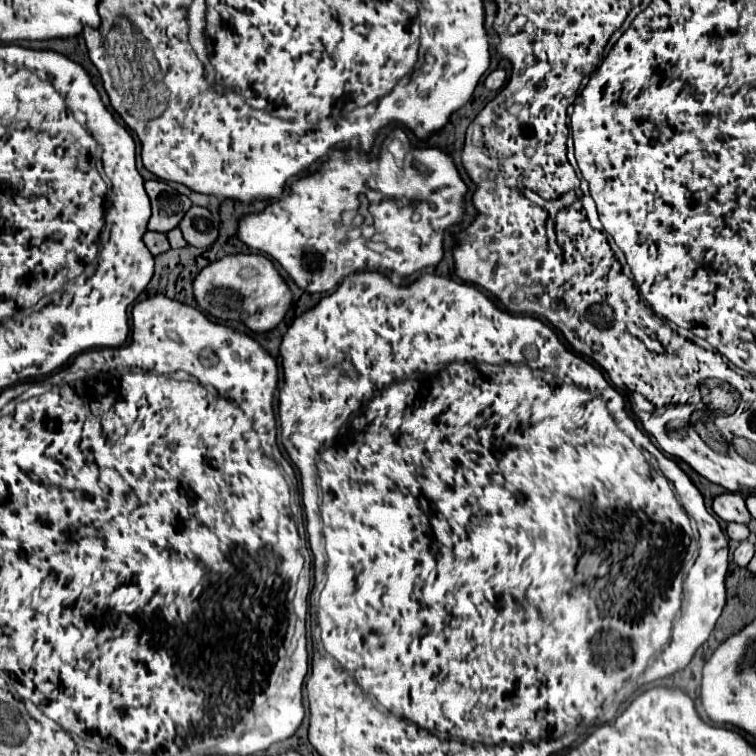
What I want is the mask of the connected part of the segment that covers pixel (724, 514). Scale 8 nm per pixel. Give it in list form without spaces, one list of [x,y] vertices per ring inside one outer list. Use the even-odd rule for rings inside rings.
[[[722,493],[714,499],[714,505],[712,505],[714,513],[724,519],[726,523],[734,521],[734,523],[744,523],[748,525],[752,515],[750,511],[746,509],[746,503],[744,503],[744,497],[738,495],[738,493]]]

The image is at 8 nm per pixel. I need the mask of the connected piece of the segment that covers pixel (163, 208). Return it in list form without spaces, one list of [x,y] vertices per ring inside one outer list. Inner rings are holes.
[[[158,179],[144,181],[144,187],[152,205],[152,217],[148,221],[148,229],[166,233],[178,227],[178,223],[182,221],[182,215],[190,209],[192,201],[186,195],[172,189],[168,183]]]

